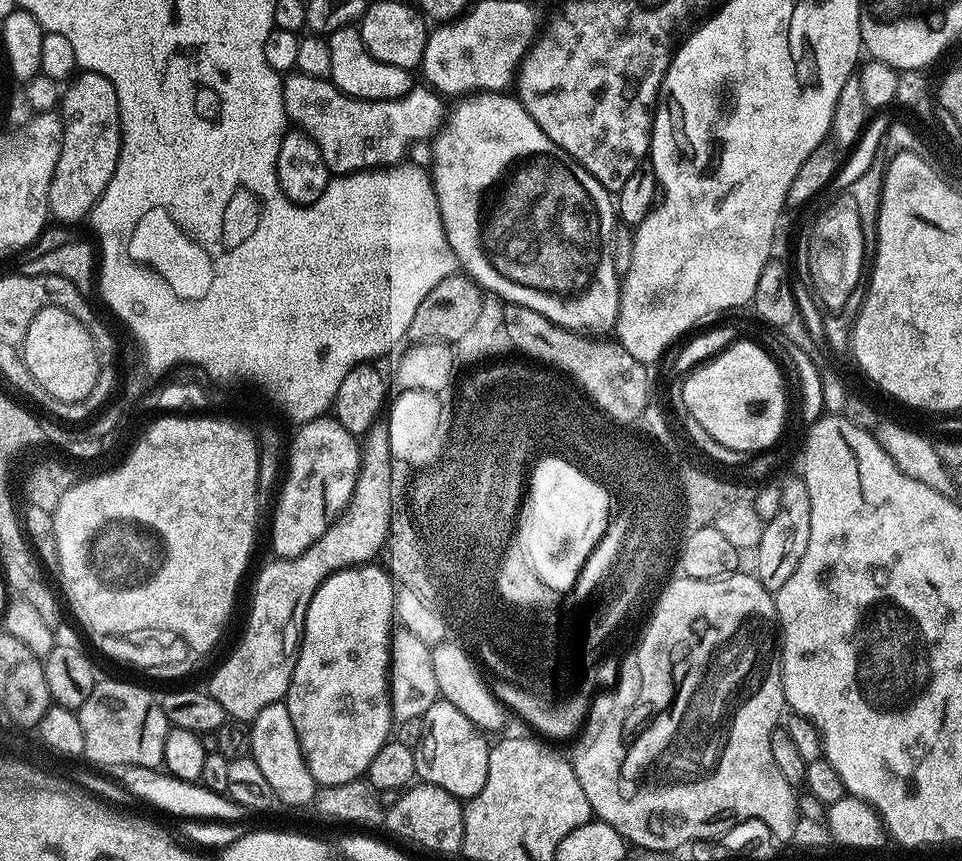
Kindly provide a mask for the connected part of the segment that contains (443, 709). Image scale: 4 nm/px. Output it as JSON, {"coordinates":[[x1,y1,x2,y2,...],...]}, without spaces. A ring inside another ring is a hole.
{"coordinates":[[443,698,436,700,422,719,422,738,414,749,417,777,425,784,442,786,442,790,461,802,471,800,478,790,482,790,482,786,486,786,489,737,474,722,470,722,458,706]]}

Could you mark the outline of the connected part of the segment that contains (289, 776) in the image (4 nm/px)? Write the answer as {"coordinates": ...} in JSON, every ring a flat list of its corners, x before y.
{"coordinates":[[287,703,266,706,262,714,250,721,248,746,252,760,258,762,266,782,270,782,270,790,281,805,284,803,292,808,300,808,303,804,311,805,315,801,318,785,304,761,294,722,290,722]]}

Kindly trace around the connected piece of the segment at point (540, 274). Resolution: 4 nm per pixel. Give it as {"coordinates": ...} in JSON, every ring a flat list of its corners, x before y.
{"coordinates":[[478,92,469,94,459,101,456,109,451,109,443,128,440,129,431,145,432,156,436,159,436,165,430,168,432,183,436,186,436,201,440,207,440,221,444,227,444,237,448,239,448,245,454,250,461,267,471,279,480,286,485,293,493,292,501,296,501,301,526,306,530,310,538,310,542,318,550,318,563,328,570,328,573,332,588,333,596,338,604,338,616,331,616,320,620,316,620,286,622,278,616,272,614,266,614,250,612,241,618,227,618,213,613,197,591,176,566,150,559,148,530,118,530,114,520,105,515,95,504,92]]}

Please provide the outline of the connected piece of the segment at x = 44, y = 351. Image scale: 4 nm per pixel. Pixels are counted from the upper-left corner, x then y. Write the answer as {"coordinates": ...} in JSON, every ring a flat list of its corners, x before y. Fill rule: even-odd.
{"coordinates":[[61,308,38,310,34,314,34,322,30,322,30,330,26,330,26,338,22,345,22,355,26,362,26,370,34,374,38,386,44,387,53,398,62,398,62,402,78,402,82,390,87,390,95,379,102,363,100,352,93,349,92,331,74,314]]}

